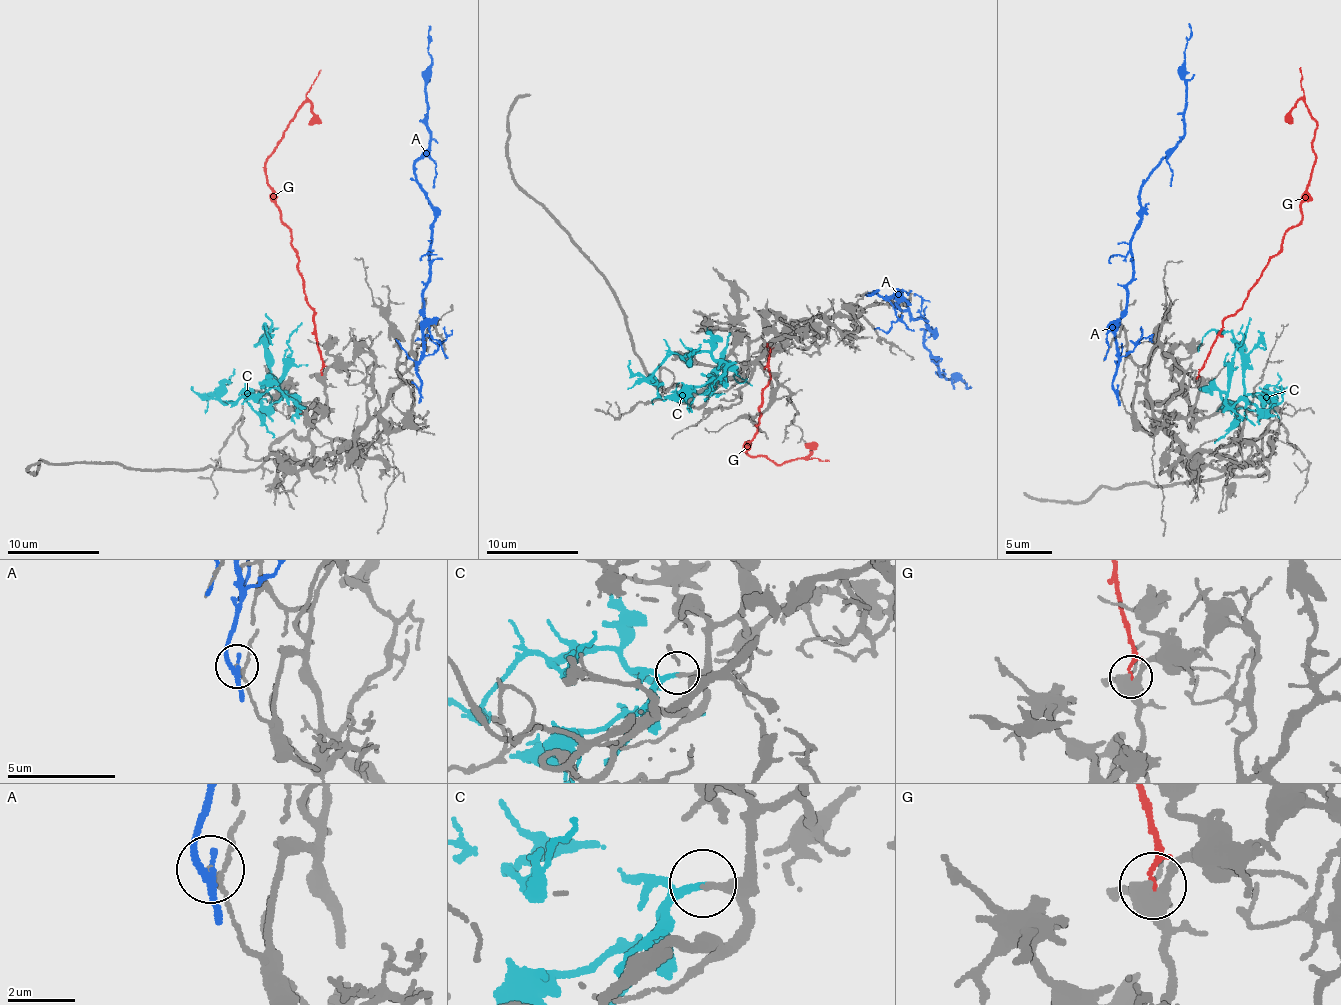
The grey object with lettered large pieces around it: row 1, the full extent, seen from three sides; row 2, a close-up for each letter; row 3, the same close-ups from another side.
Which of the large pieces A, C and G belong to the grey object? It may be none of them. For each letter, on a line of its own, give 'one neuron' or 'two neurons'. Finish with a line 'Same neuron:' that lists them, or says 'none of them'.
A: two neurons
C: one neuron
G: two neurons
Same neuron: C

